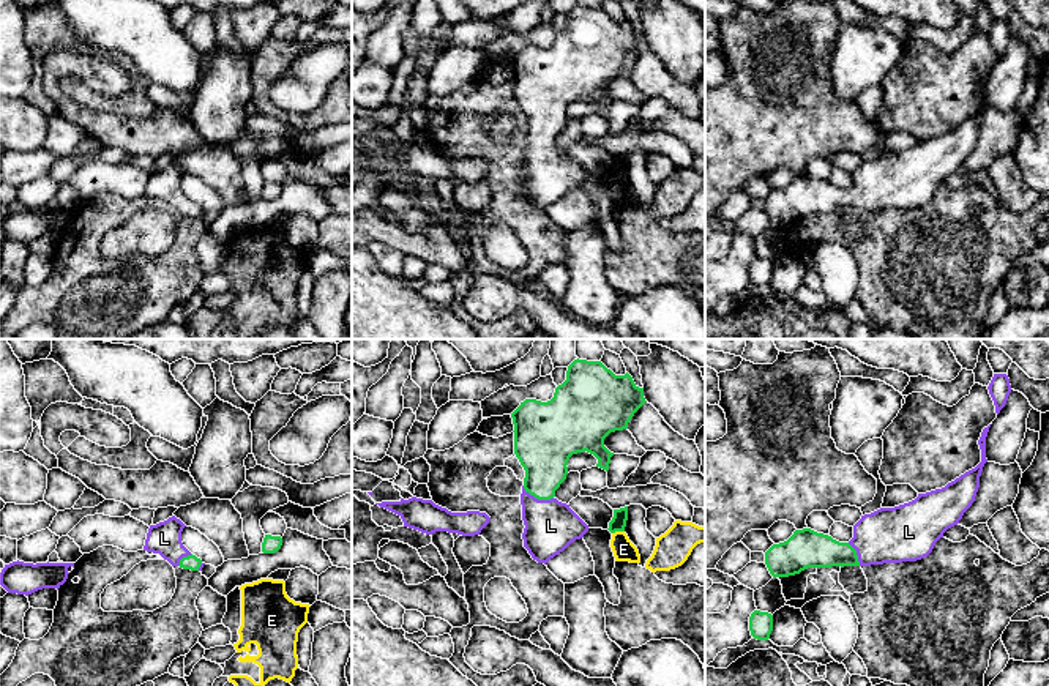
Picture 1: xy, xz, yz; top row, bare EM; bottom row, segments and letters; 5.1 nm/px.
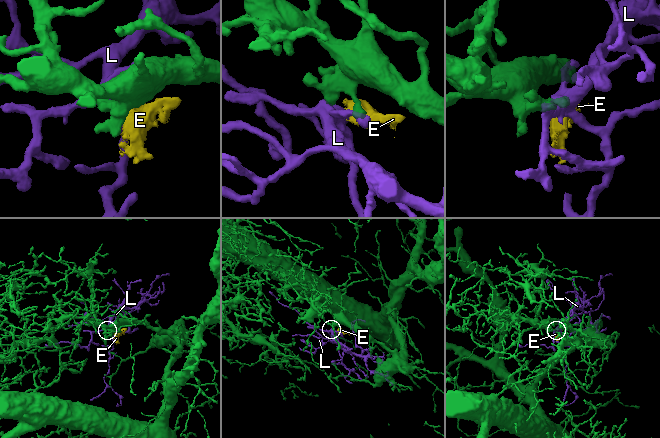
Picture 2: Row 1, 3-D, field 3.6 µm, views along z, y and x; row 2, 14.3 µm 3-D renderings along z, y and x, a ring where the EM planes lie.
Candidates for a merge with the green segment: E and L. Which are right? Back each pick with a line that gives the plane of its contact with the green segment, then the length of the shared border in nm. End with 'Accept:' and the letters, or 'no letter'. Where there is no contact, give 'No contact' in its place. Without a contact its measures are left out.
L: Touches green in xz. Shared border 170 nm
Accept: L

